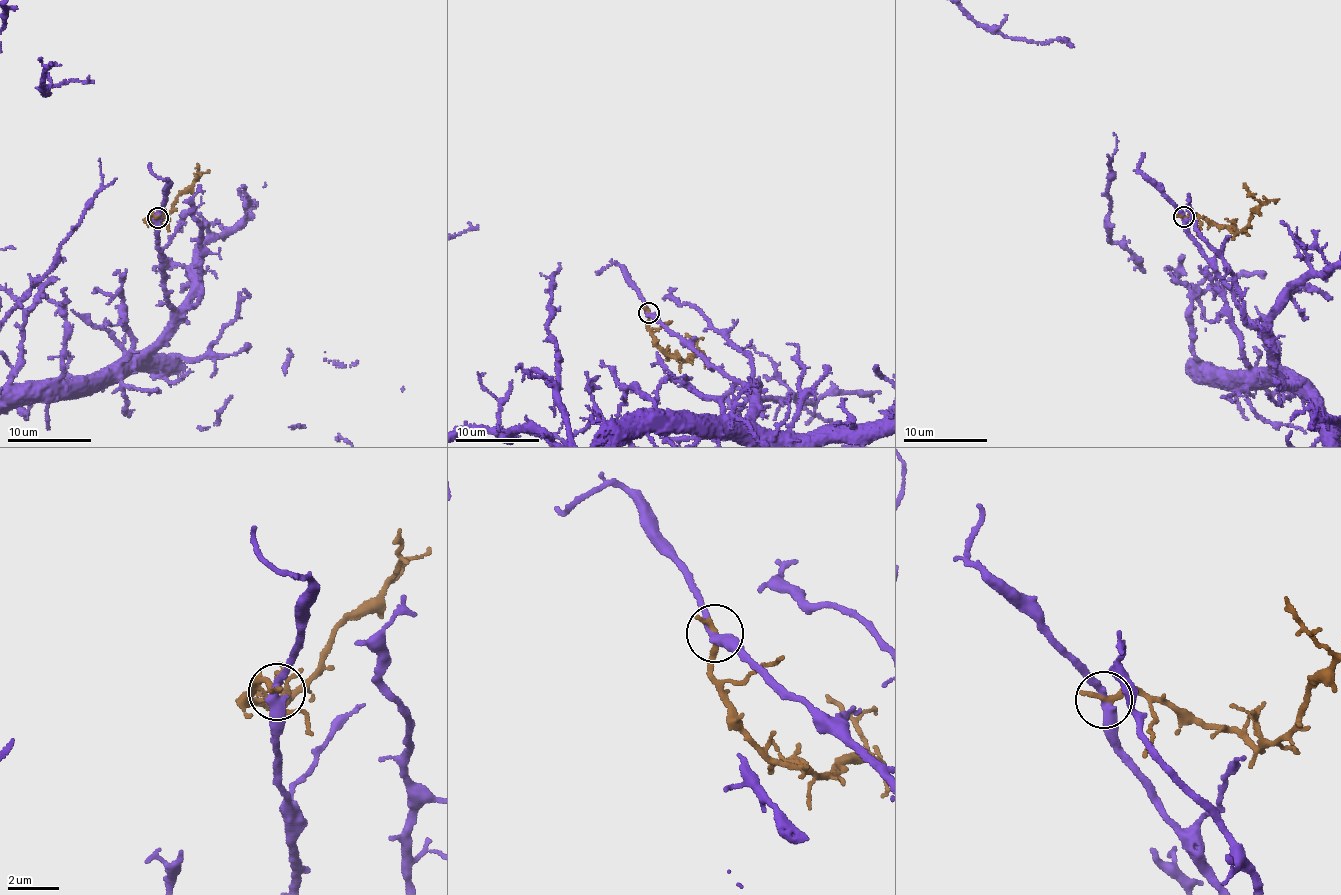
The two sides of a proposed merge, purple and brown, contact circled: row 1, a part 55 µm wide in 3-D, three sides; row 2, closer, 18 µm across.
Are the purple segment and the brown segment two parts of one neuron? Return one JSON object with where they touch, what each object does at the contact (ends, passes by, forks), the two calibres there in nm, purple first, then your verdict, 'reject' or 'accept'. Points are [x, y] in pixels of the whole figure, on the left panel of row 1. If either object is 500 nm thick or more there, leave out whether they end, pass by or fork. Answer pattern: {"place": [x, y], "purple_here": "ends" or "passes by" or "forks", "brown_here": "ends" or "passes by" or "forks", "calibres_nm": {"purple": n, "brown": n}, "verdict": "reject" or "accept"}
{"place": [157, 217], "purple_here": "passes by", "brown_here": "ends", "calibres_nm": {"purple": 400, "brown": 280}, "verdict": "reject"}

